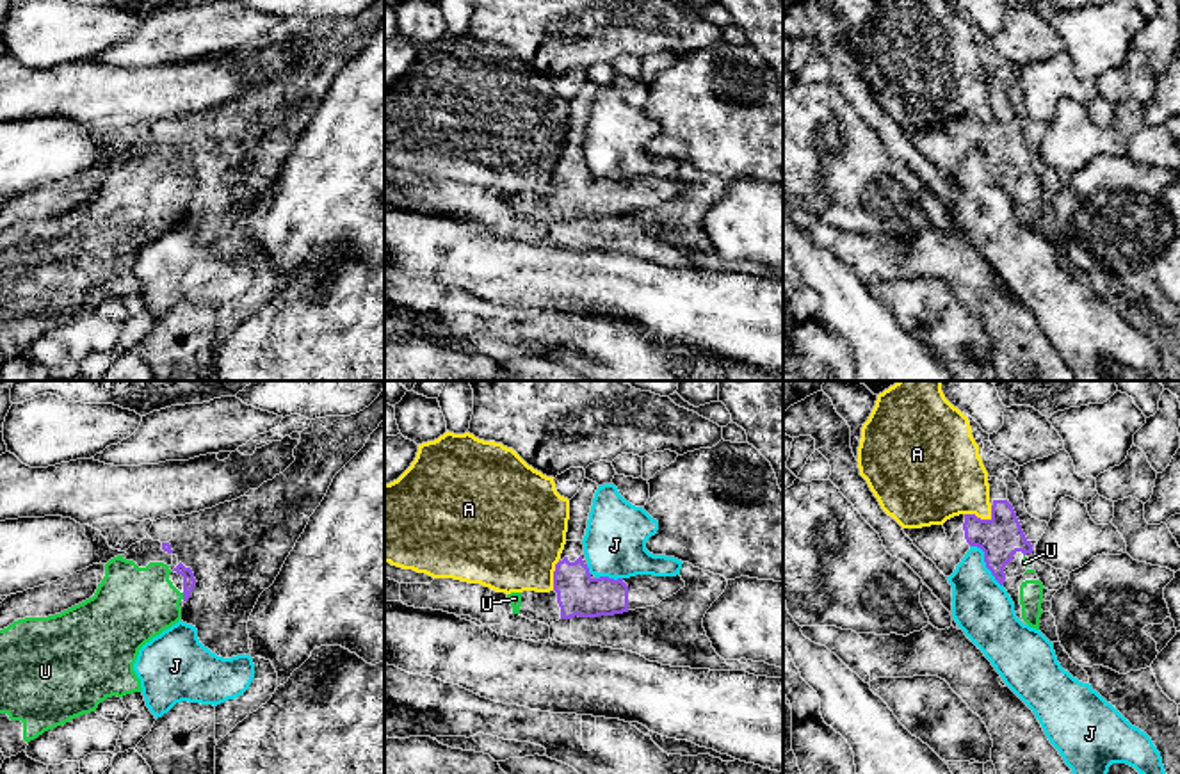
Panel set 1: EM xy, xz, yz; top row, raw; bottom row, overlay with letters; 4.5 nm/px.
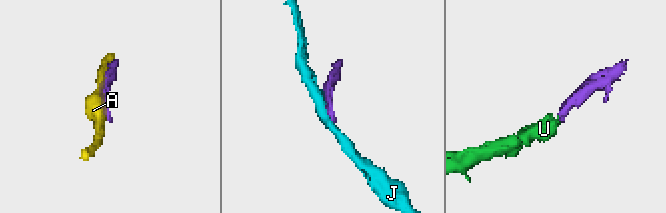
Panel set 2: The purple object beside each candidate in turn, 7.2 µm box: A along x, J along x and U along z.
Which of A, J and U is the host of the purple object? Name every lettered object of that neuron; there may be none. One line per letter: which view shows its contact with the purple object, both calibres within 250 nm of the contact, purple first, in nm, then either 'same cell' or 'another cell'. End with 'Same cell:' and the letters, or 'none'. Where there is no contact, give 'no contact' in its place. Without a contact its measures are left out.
A: yz | 190/340 nm | another cell
J: yz | 190/260 nm | another cell
U: xy | 60/340 nm | same cell
Same cell: U

